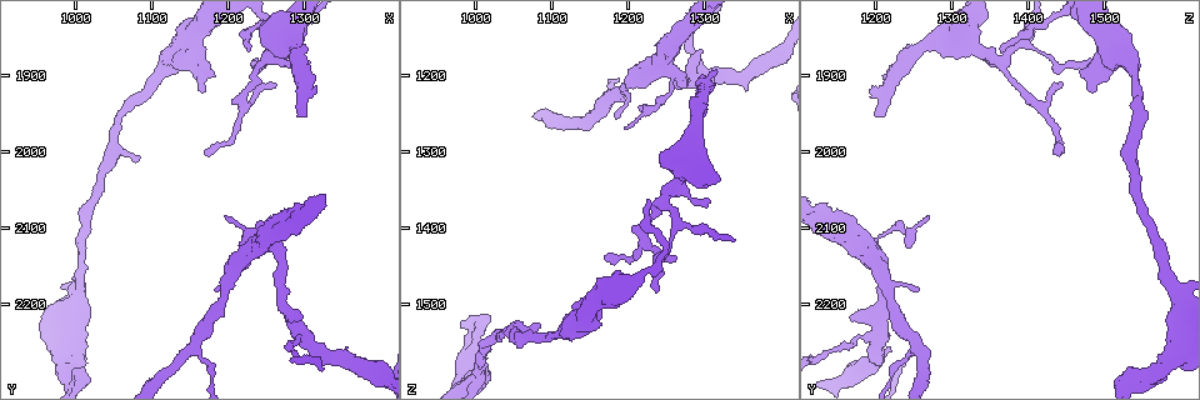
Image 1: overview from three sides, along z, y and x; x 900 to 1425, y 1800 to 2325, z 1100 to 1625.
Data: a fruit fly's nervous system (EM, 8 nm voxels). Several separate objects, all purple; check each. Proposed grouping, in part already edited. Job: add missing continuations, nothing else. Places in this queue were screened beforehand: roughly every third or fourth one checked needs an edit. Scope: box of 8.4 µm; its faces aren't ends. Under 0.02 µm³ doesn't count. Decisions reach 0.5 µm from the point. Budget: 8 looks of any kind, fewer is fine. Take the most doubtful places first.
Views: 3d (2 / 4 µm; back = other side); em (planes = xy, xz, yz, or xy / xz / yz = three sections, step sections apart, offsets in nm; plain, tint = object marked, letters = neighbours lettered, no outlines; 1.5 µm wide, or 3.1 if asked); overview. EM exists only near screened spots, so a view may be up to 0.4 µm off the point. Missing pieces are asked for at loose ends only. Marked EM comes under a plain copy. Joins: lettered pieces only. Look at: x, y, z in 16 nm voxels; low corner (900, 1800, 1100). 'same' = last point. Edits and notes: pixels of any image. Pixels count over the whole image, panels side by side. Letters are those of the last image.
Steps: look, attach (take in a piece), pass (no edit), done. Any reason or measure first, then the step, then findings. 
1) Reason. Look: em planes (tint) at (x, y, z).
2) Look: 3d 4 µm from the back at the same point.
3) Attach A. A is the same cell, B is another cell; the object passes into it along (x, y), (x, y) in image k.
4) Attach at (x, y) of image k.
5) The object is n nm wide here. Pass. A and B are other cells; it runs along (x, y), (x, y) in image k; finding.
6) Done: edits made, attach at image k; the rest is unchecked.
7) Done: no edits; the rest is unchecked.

Branch stops here. Look: em xz step 4 (letters) at (1300, 1950, 1195).

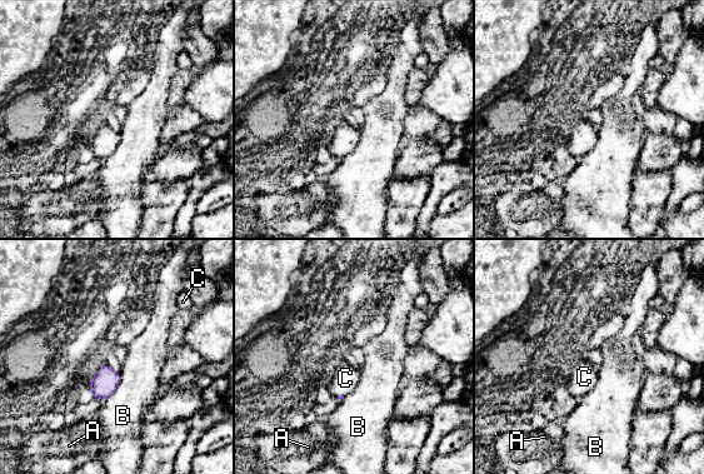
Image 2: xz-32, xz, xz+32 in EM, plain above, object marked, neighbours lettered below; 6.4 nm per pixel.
Look: em planes (letters) at the same point.

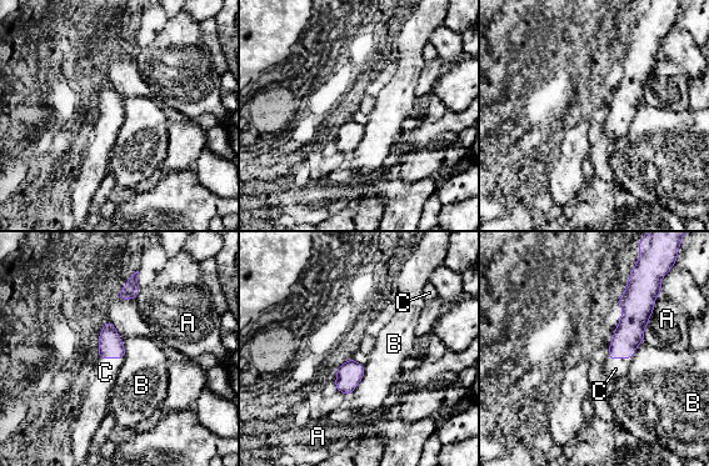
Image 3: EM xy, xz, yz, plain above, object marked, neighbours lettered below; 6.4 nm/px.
Attach C. C is the same cell, A and B are other cells; it goes on there.

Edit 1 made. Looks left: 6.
Branch stops here. Look: 3d 4 µm from the back at (1085, 2005, 1525).

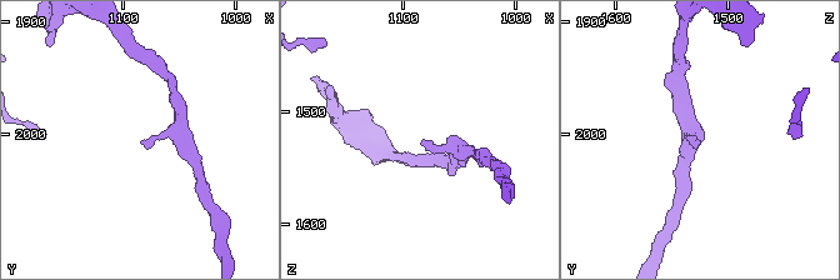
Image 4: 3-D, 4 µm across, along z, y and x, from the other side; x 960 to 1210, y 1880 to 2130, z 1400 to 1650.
Shape alone is not enough. Look: em planes (letters) at (1084, 2006, 1528).

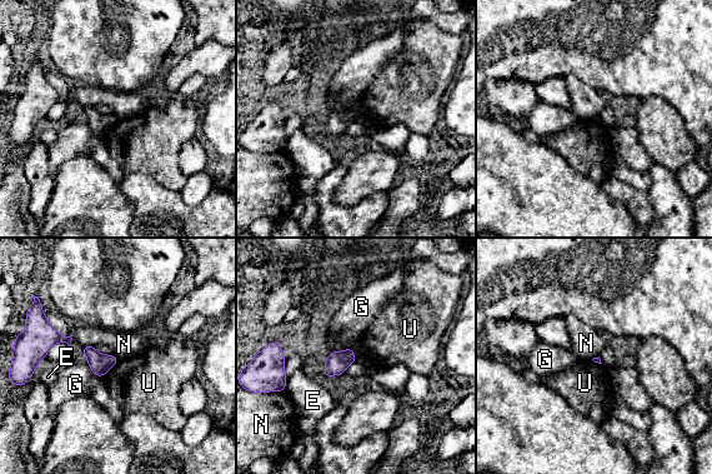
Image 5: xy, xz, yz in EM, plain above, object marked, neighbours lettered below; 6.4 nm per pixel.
The longest contact is with U, 160 nm. Pass. E, G, N and U are other cells; none of them fits.

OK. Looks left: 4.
Thin end. Look: em planes (letters) at (1170, 2000, 1445).

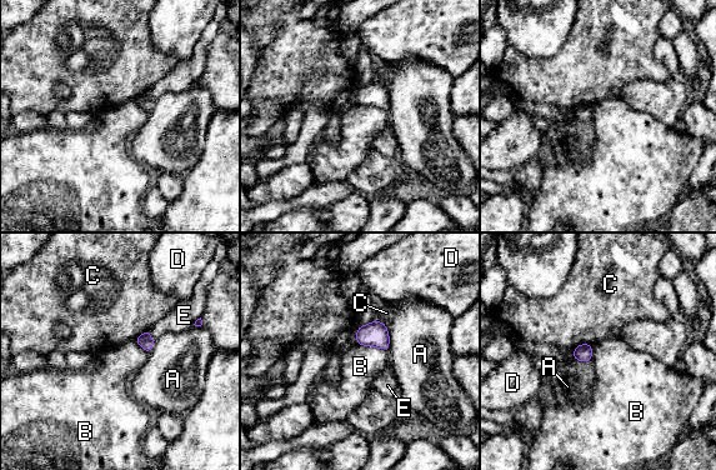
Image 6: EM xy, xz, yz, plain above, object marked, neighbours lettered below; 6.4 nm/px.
Pass. A, B, C, D and E are other cells; a border runs along (356, 343), (374, 345), (386, 351) in image 6; no lettered piece goes on from it.

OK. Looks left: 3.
Done: edits made, attach at image 3; the rest is unchecked.

